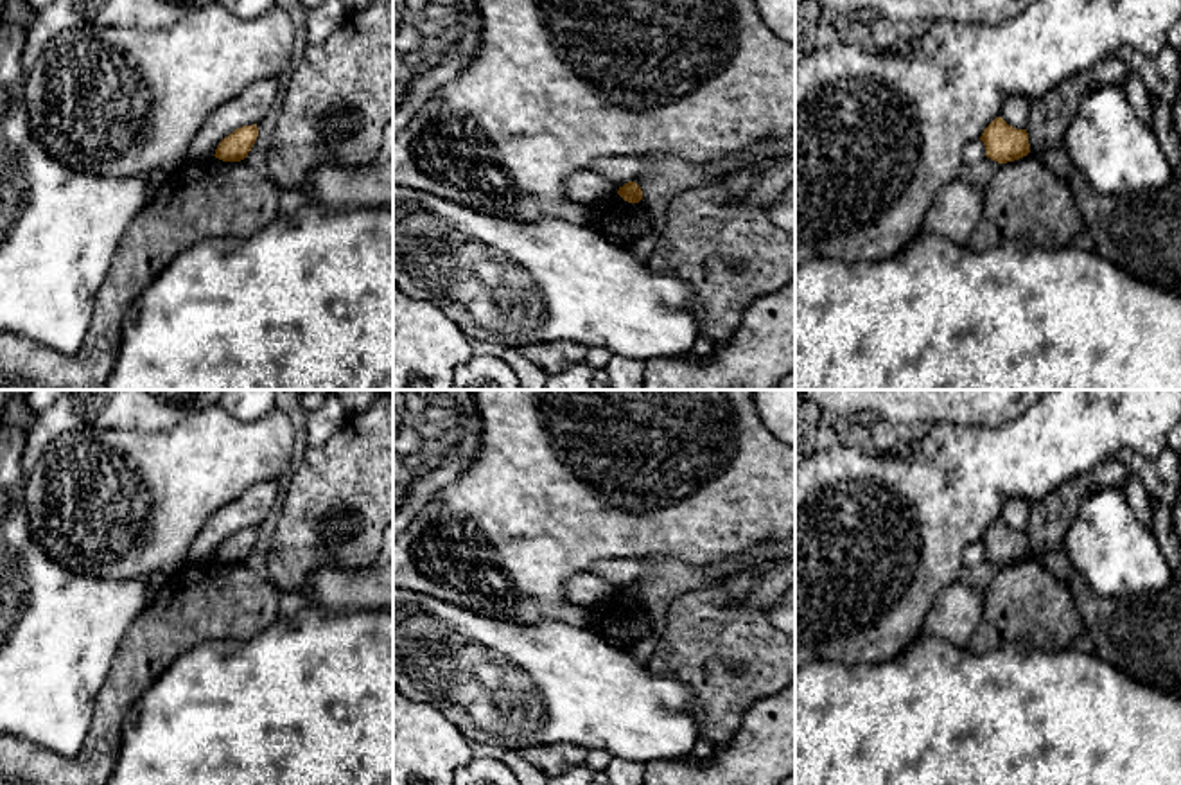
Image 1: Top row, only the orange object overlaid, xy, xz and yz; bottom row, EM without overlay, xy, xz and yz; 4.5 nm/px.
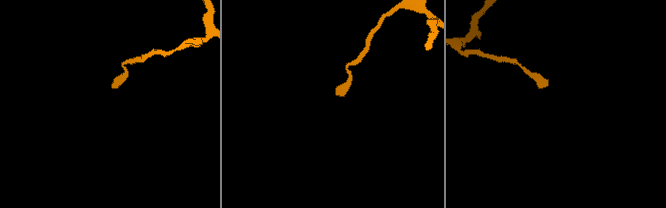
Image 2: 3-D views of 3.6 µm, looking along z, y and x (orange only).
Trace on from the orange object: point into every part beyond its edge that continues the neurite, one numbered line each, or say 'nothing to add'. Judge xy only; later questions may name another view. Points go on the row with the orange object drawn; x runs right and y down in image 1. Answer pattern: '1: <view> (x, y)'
nothing to add

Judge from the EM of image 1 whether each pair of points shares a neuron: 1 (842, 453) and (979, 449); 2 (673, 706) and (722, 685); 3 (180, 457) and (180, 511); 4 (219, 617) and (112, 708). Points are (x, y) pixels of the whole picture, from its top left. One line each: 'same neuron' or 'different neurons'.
1: same neuron
2: different neurons
3: same neuron
4: same neuron

